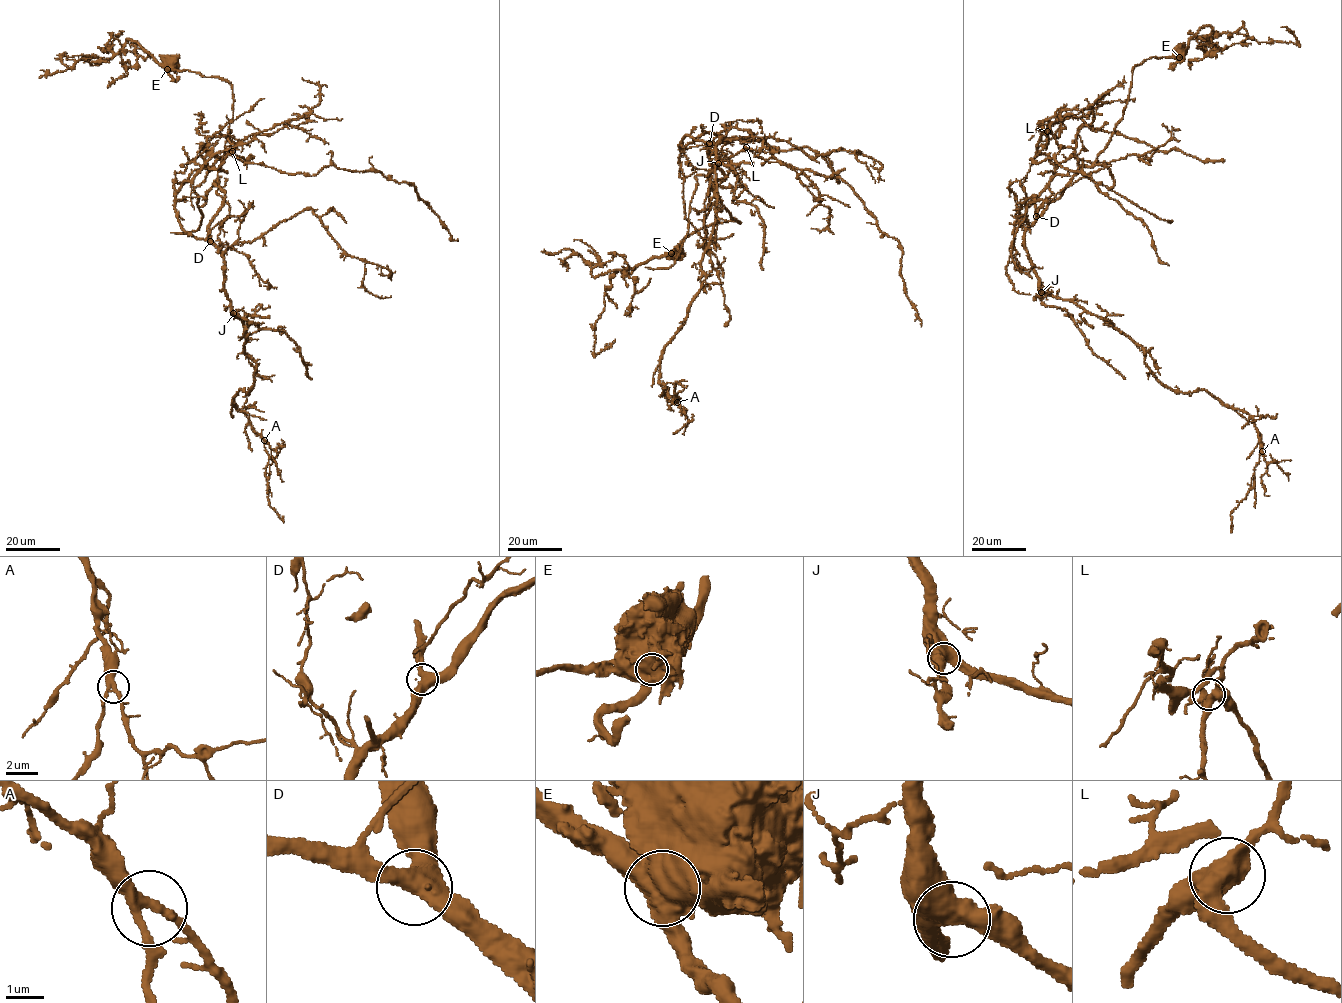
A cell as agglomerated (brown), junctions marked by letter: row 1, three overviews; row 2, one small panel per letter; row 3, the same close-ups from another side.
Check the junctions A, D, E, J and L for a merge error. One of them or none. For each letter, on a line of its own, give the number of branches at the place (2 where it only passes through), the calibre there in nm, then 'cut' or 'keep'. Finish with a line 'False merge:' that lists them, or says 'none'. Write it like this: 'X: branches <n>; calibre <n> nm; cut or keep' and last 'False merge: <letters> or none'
A: branches 3; calibre 280 nm; keep
D: branches 3; calibre 440 nm; keep
E: branches 3; calibre 750 nm; cut
J: branches 3; calibre 500 nm; keep
L: branches 3; calibre 440 nm; keep
False merge: E

